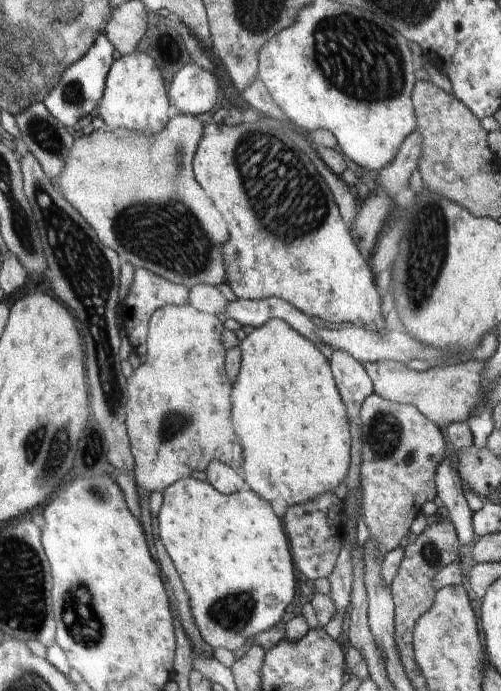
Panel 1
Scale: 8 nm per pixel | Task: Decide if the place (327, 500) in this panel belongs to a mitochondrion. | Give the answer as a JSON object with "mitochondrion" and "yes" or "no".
{"mitochondrion":"no"}

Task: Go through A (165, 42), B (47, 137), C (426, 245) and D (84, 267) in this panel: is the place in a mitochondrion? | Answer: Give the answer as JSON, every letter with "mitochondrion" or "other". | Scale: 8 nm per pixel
{"A":"mitochondrion","B":"mitochondrion","C":"mitochondrion","D":"mitochondrion"}

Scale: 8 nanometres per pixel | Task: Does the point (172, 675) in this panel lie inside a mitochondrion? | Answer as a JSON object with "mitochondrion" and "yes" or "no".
{"mitochondrion":"no"}

